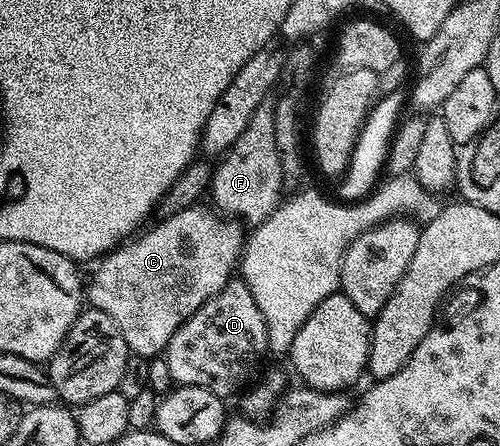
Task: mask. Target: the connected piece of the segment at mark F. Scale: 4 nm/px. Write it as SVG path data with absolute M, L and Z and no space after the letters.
M271 97L257 105L241 137L233 141L231 148L214 164L211 172L209 199L215 210L247 225L258 225L266 221L281 202L279 190L283 187L285 172L283 154L277 149L274 124L276 106L276 100Z

